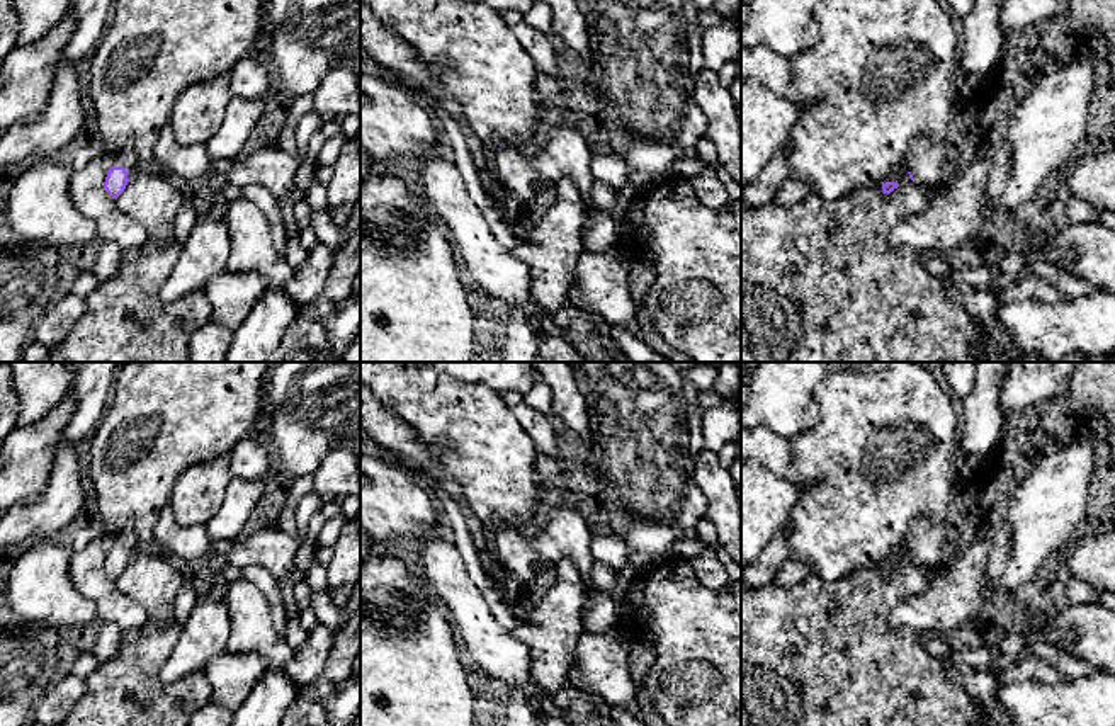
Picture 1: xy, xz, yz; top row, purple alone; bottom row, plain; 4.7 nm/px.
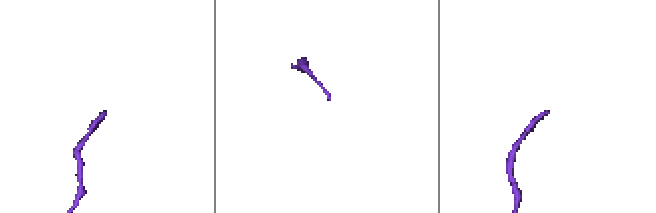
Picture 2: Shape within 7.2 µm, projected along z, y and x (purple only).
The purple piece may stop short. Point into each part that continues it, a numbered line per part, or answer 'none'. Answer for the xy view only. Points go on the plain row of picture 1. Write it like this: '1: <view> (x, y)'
1: xy (128, 539)

